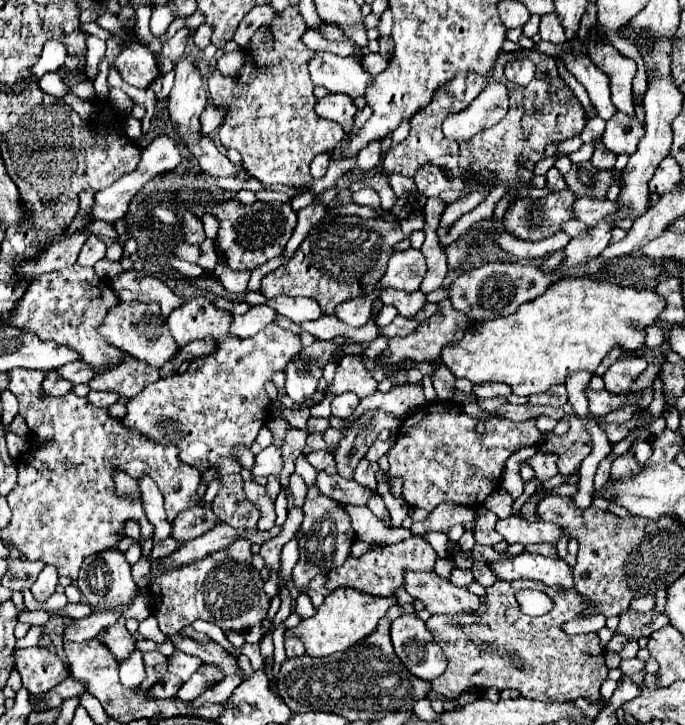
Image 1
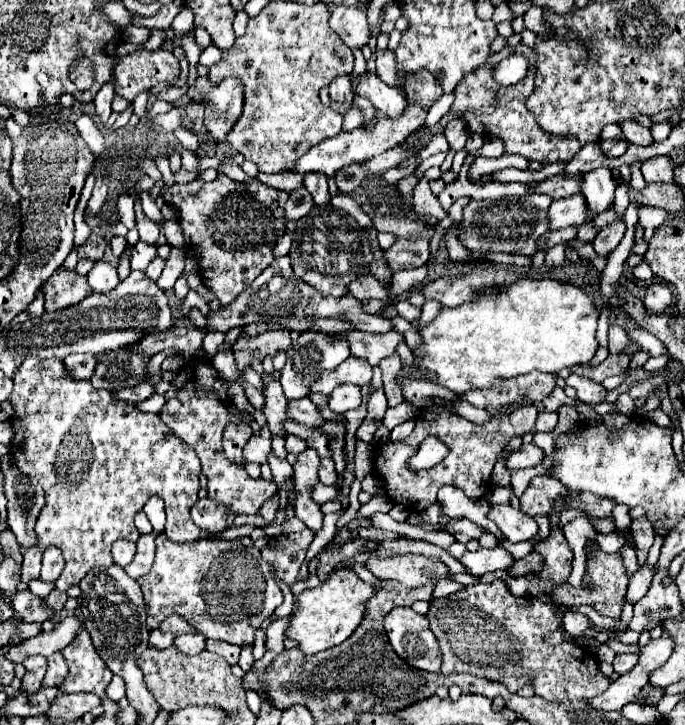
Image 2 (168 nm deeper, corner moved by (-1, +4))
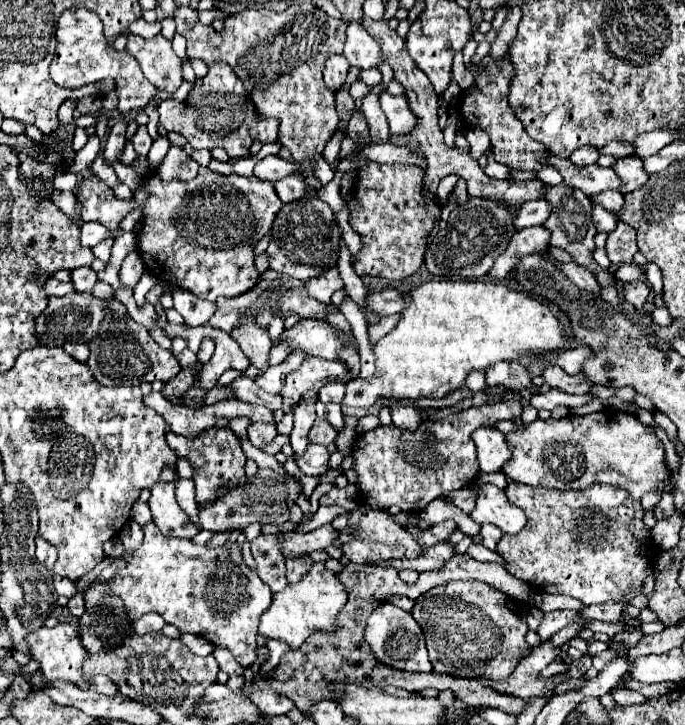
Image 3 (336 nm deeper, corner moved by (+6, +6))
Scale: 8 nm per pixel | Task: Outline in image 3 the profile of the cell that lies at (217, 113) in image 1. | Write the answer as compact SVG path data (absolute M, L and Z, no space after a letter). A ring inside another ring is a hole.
M227 64L211 66L203 78L197 78L193 90L183 102L175 102L171 98L163 100L159 104L159 122L168 132L183 134L193 148L211 150L221 146L231 158L247 156L253 140L261 140L263 144L277 142L277 120L257 118L253 114L253 102L249 102L241 80Z

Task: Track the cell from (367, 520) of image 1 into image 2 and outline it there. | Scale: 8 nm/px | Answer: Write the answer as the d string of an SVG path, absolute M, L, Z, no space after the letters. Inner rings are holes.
M314 484L312 486L312 492L310 492L310 498L316 502L316 504L324 504L324 502L330 502L330 500L338 500L338 490L336 488L328 488L324 484Z

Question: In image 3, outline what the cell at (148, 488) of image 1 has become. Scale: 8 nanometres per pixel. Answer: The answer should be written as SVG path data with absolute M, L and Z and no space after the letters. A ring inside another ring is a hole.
M147 524L143 533L143 546L129 558L129 566L111 580L111 590L123 598L125 606L129 606L129 614L133 614L133 618L137 620L147 612L159 612L167 624L173 624L183 632L201 634L215 646L229 648L241 666L253 664L259 618L271 606L273 592L257 576L257 572L245 564L241 546L237 542L233 542L231 546L199 546L189 539L165 538L155 524Z

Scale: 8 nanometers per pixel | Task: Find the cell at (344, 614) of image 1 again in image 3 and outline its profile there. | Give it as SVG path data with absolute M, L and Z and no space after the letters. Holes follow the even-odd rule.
M317 562L297 584L289 584L285 590L273 594L273 606L261 614L259 632L283 640L291 646L291 650L301 648L301 644L315 632L331 634L337 630L337 616L341 608L347 604L347 590L337 578L335 572L327 570L325 564Z

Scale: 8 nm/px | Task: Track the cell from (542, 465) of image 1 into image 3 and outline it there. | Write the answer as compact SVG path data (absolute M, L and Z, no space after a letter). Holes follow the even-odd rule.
M477 428L473 432L473 442L477 446L477 460L481 472L499 472L511 458L507 438L497 428Z

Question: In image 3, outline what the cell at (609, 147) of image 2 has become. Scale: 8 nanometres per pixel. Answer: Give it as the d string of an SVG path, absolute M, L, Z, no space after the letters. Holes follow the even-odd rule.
M585 146L585 148L581 148L581 150L575 150L575 154L571 154L569 160L575 162L577 166L589 166L589 164L597 164L599 156L601 156L601 154L599 154L599 148L595 148L595 146Z

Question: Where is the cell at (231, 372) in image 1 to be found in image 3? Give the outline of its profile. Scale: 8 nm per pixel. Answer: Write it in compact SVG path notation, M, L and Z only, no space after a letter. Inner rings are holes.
M209 428L203 430L199 436L187 438L175 432L167 432L167 442L173 450L177 450L177 454L185 456L191 464L193 464L193 482L195 482L195 492L197 492L197 502L209 502L215 500L219 496L219 492L225 490L233 490L237 486L241 486L241 482L245 482L245 462L247 456L241 454L241 442L239 438L231 432L231 430L219 430L219 428Z

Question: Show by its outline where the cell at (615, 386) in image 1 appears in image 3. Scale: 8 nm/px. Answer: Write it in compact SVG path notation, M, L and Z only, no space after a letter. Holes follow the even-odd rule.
M577 346L577 348L569 348L565 350L565 354L541 354L541 360L547 360L551 364L557 364L559 368L563 368L567 374L581 374L585 362L593 356L593 350L587 346Z

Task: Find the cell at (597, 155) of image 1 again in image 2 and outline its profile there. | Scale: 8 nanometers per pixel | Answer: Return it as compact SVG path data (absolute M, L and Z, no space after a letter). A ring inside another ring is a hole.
M598 168L584 174L582 196L592 214L604 212L608 204L614 204L614 190L616 182L612 180L612 172L608 168Z

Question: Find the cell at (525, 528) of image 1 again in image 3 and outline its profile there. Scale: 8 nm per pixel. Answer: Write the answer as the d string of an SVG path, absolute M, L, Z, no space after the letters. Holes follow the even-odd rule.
M481 484L477 506L469 514L479 524L495 524L505 534L519 534L527 526L527 518L521 508L507 502L507 496L503 490L499 490L493 484Z

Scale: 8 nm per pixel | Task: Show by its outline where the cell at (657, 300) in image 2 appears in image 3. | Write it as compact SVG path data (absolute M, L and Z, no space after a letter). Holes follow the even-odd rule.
M633 282L633 284L625 284L625 300L635 306L641 308L647 302L651 288L645 282Z

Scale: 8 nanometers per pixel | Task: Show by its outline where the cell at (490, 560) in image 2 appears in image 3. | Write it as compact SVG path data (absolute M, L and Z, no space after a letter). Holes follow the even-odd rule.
M441 542L429 550L423 552L423 556L415 560L397 560L397 562L379 562L379 566L393 566L397 570L417 570L417 572L427 572L427 570L441 570L447 560L451 560L455 554L455 546L451 542Z

